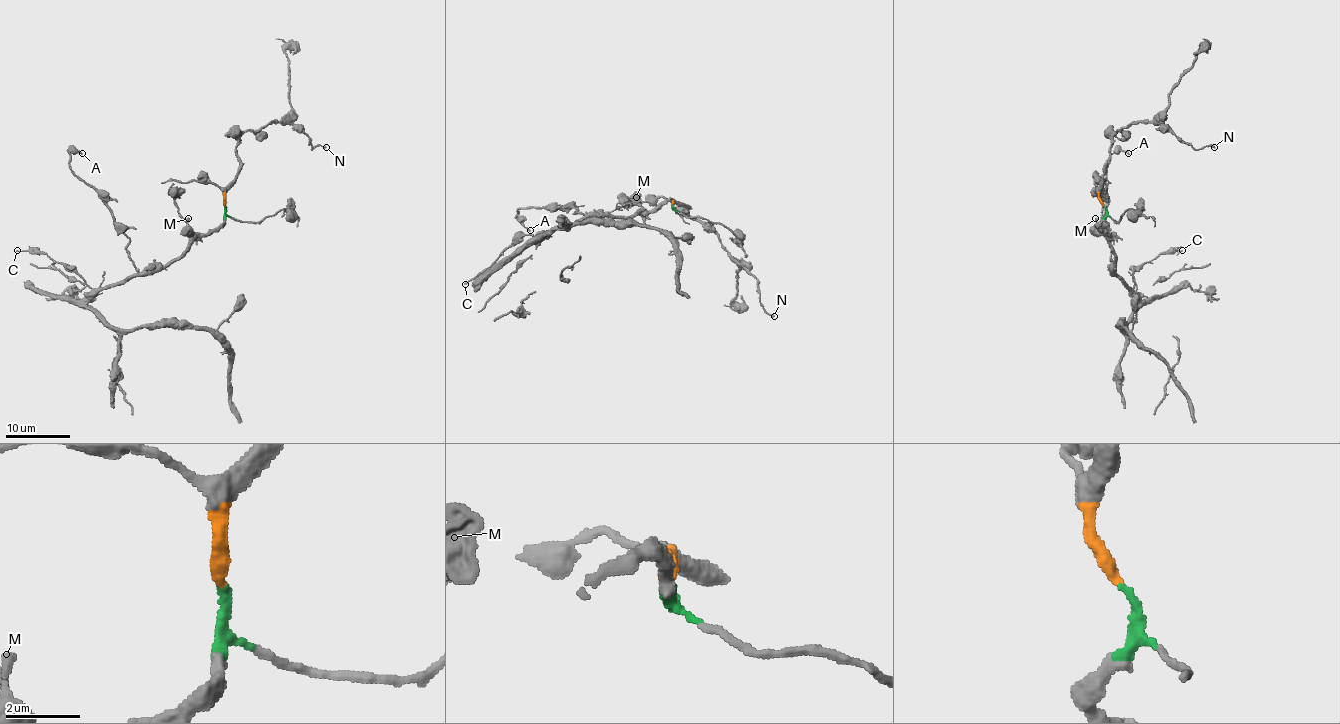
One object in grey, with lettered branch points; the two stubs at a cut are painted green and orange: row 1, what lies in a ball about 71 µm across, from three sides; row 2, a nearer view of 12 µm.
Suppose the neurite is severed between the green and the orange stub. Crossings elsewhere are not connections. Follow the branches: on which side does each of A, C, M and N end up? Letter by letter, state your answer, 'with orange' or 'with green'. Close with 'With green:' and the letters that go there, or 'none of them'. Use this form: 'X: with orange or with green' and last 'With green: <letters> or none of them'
A: with green
C: with green
M: with green
N: with orange
With green: A, C, M

